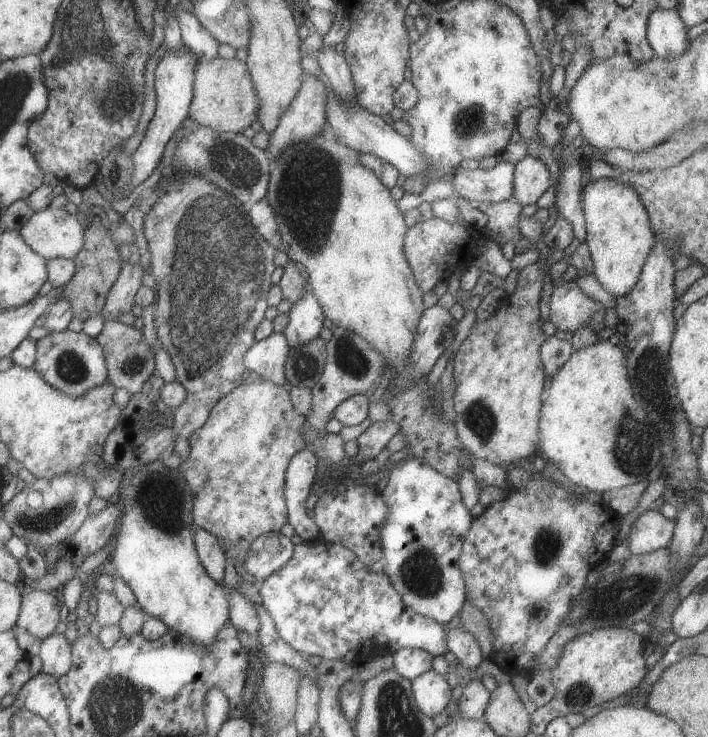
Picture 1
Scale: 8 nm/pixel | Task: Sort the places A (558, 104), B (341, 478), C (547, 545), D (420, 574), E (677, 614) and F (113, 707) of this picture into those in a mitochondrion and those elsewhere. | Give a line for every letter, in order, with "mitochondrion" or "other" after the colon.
A: other
B: other
C: mitochondrion
D: mitochondrion
E: other
F: mitochondrion

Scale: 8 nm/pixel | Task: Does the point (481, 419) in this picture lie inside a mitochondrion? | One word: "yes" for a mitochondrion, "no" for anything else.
yes

